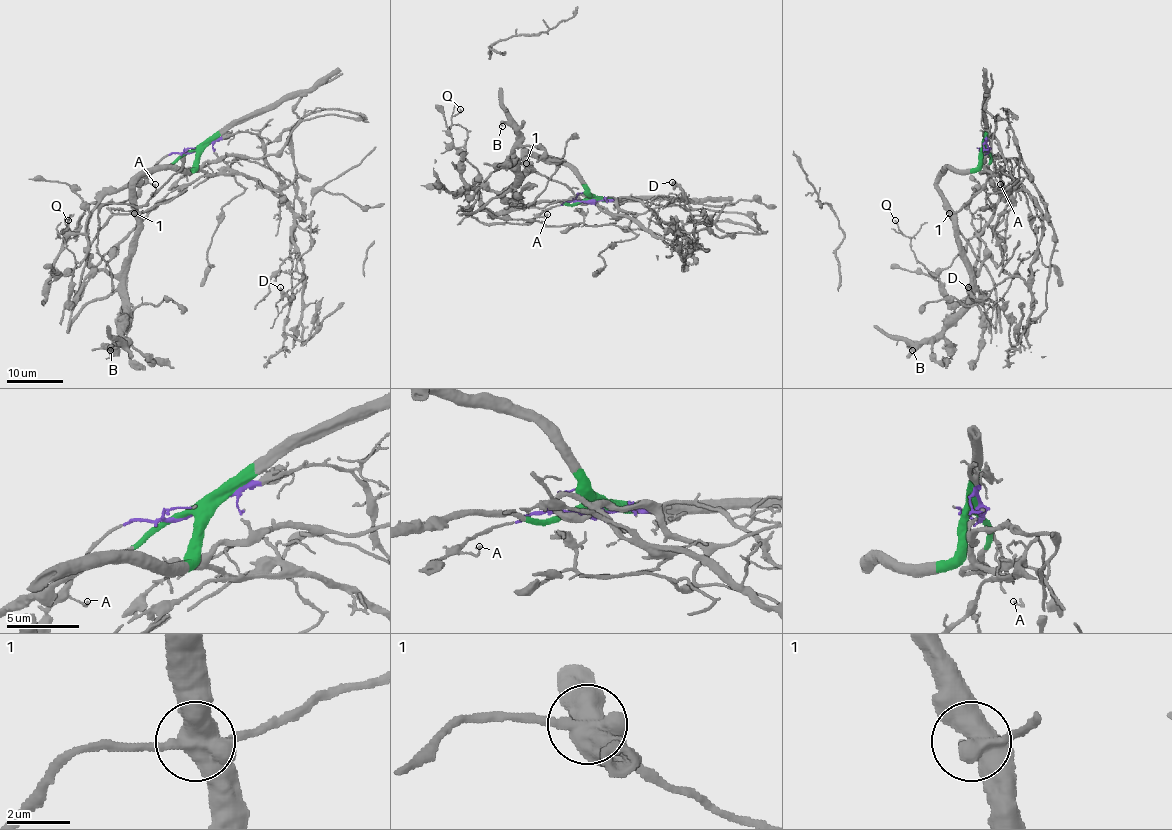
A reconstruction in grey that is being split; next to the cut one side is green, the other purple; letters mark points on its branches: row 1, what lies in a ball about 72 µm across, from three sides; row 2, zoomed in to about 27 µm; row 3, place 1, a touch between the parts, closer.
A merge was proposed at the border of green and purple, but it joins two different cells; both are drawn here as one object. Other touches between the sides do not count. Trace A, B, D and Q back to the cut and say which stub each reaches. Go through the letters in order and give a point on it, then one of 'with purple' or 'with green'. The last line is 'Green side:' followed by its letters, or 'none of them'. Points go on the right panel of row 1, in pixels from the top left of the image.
A: place (1000, 184); with purple
B: place (912, 350); with green
D: place (968, 287); with purple
Q: place (895, 220); with green
Green side: B, Q

